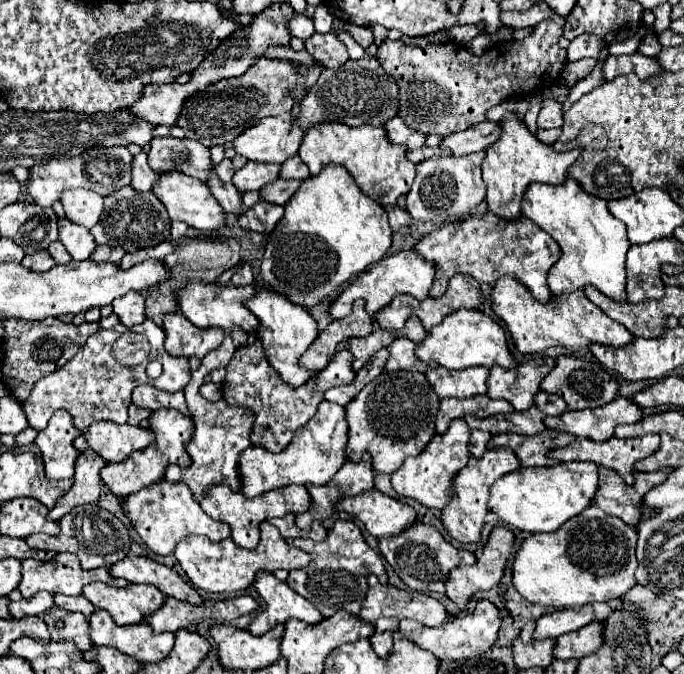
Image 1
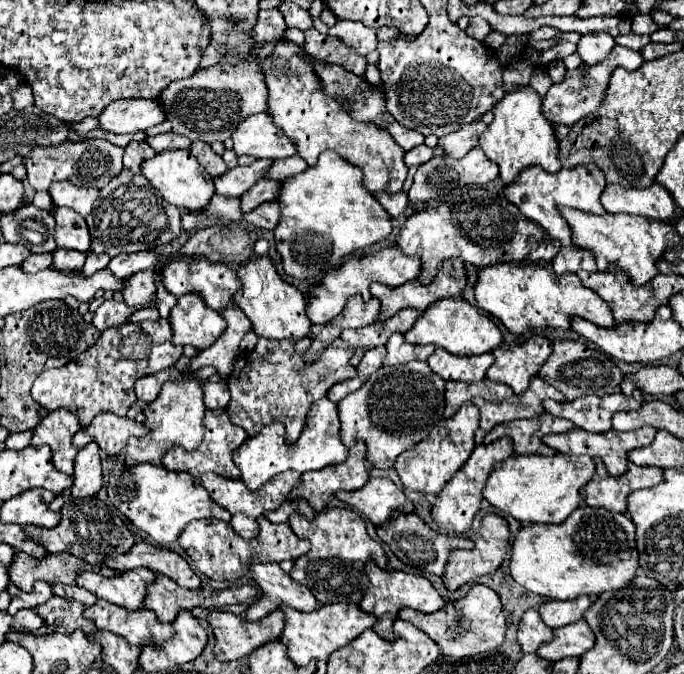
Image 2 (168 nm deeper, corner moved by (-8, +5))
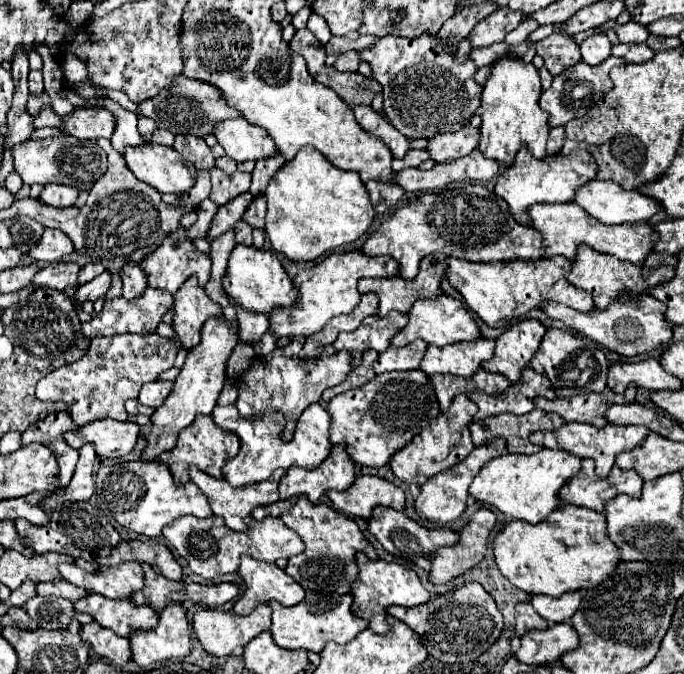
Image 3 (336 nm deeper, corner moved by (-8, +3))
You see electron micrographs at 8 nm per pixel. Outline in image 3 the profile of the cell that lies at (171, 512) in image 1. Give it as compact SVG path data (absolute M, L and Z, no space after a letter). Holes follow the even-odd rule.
M116 462L112 466L102 466L96 476L96 506L108 518L114 518L122 528L136 534L158 538L162 528L186 514L196 518L212 516L206 494L194 486L194 482L176 484L168 466L160 462Z

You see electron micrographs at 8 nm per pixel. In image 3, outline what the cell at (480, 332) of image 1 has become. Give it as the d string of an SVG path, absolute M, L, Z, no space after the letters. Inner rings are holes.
M442 294L434 300L428 300L428 298L416 300L408 312L408 324L392 338L390 344L400 348L400 346L406 346L418 338L424 340L426 344L434 344L434 346L442 348L442 346L454 344L454 342L472 342L472 340L480 338L480 330L460 300Z

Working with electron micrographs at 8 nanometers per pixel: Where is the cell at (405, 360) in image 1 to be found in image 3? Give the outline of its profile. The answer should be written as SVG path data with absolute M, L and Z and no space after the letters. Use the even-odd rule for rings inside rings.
M390 346L374 362L374 372L382 374L382 372L392 372L392 370L416 370L420 360L422 360L422 354L410 346L404 346L404 348Z

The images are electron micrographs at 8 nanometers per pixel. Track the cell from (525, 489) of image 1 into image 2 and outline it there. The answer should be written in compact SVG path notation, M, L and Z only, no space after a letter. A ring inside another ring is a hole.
M510 456L488 476L484 498L498 510L514 516L522 524L562 524L584 500L582 488L594 476L596 464L590 456Z

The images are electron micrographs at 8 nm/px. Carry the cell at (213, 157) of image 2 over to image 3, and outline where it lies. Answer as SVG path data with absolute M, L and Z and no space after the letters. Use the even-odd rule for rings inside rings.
M178 134L174 138L176 152L180 152L196 170L210 170L214 168L214 156L202 138L190 134Z

